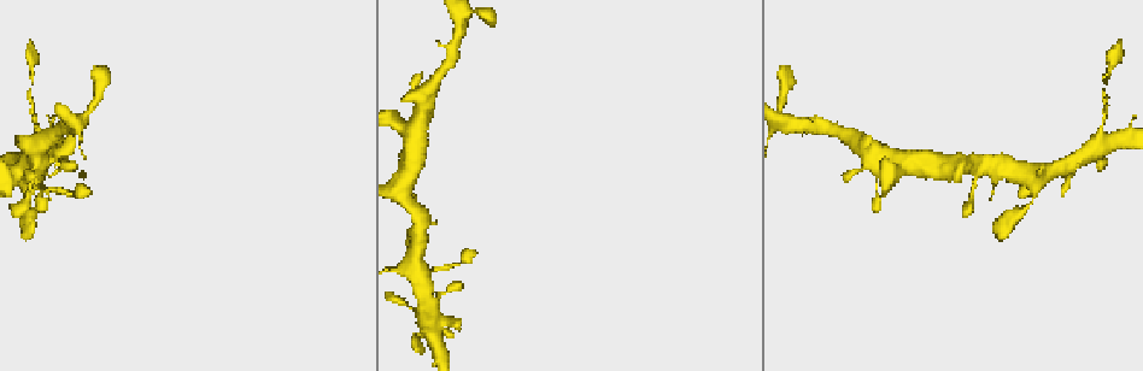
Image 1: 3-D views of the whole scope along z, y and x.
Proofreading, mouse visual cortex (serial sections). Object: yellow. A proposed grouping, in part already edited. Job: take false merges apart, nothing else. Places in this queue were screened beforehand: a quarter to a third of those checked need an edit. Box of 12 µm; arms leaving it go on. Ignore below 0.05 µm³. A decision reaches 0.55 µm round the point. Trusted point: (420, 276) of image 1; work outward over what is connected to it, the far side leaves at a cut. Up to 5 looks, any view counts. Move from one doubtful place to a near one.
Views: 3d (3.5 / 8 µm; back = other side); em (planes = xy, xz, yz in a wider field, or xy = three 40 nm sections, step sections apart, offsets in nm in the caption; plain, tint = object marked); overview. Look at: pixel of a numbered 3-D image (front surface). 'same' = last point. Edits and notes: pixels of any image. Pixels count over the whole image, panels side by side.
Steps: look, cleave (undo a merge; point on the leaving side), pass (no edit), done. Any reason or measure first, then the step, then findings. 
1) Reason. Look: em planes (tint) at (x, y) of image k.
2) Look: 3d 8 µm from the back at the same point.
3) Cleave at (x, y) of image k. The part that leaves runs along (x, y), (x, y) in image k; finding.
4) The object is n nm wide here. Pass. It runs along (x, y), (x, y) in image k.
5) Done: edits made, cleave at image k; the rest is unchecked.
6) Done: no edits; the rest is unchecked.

Calibre changes. Look: 3d 8 µm at (877, 186) of image 1.

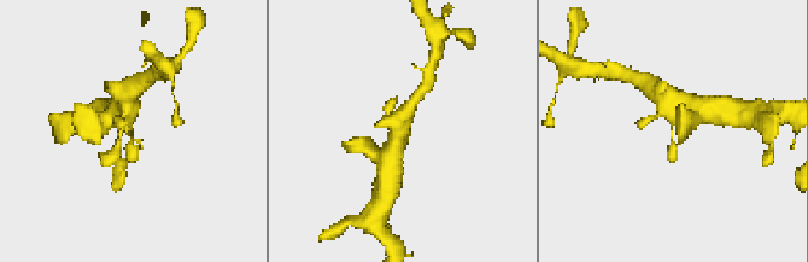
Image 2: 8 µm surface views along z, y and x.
Look: 3d 3.5 µm from the back at (132, 130) of image 2.

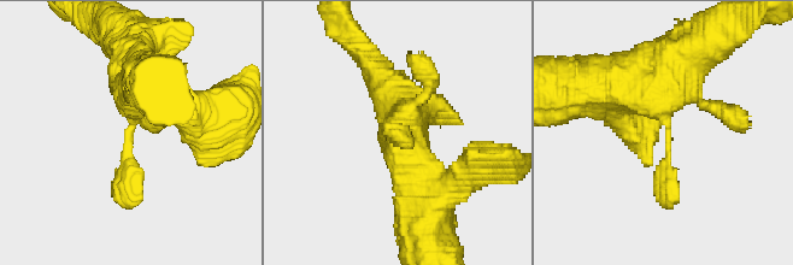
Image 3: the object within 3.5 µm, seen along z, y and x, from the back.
Look: em xy step 1 (tint) at (667, 137) of image 3.

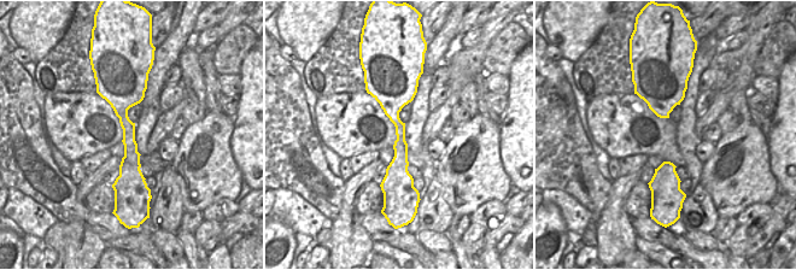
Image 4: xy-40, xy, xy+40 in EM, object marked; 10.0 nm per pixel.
Pass. It runs along (122, 83), (130, 177), (136, 187) in image 4; one cell here.

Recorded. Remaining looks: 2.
Sharp bend. Look: 3d 3.5 µm at (973, 190) of image 1.

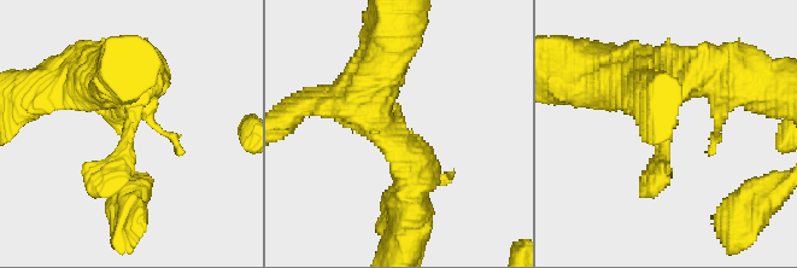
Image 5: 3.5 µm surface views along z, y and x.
Look: em planes (tint) at (131, 130) of image 5.

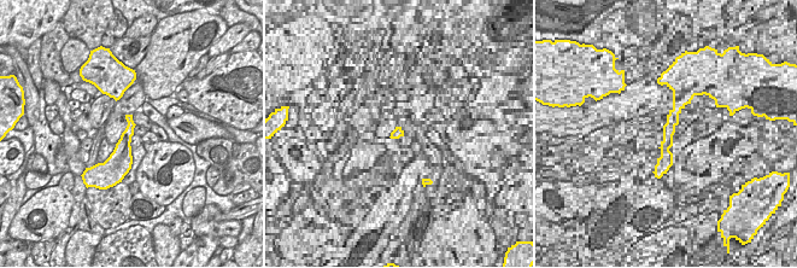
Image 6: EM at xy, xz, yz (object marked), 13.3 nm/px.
Pass. It runs along (145, 73), (126, 161), (85, 169) in image 5; continuous, no second cell.

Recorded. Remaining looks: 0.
Done: no edits; the rest is unchecked.

